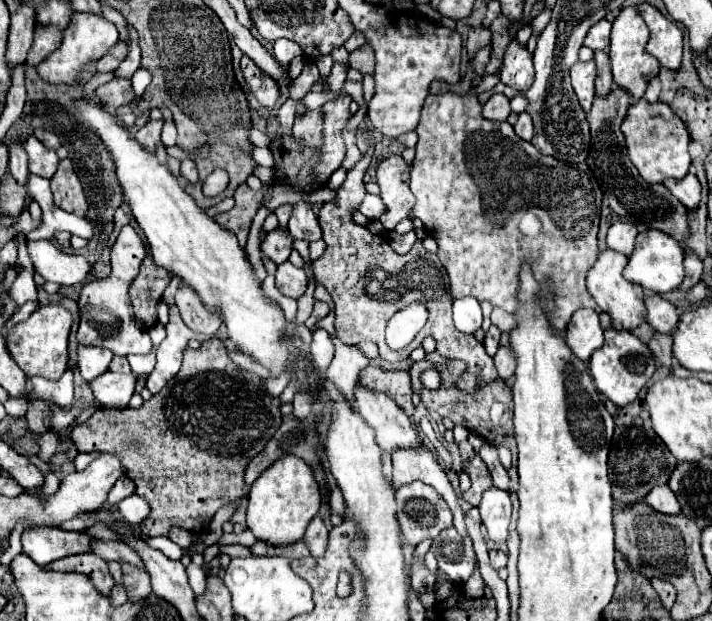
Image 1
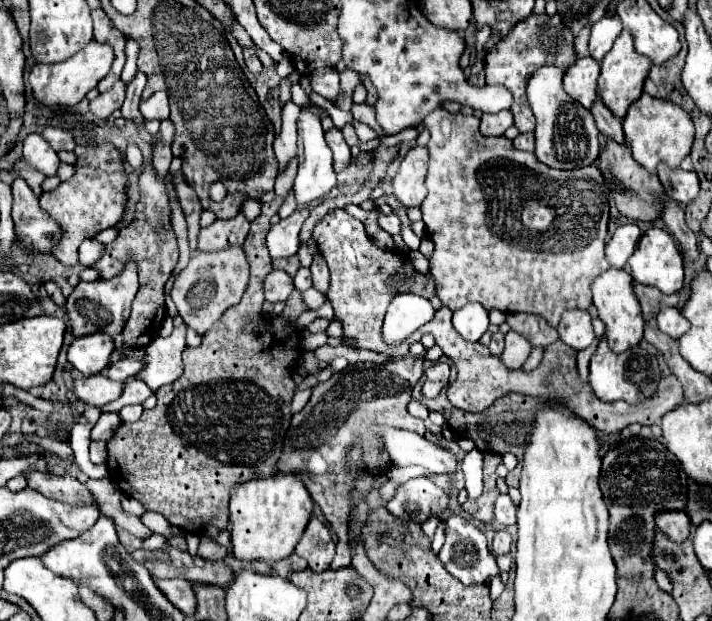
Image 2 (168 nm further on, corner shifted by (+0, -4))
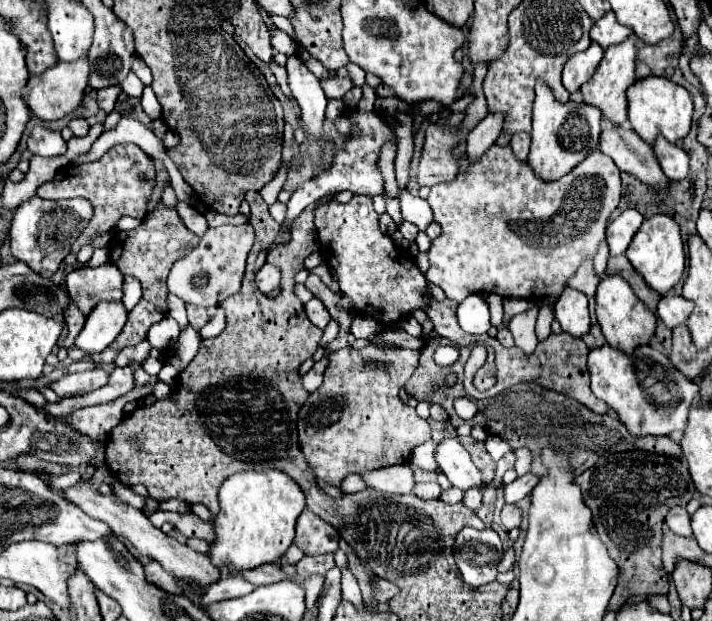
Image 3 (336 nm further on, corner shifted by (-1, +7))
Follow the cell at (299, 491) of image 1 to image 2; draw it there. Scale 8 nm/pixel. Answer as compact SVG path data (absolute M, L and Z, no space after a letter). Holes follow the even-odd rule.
M277 473L265 479L253 479L241 483L231 491L231 549L237 559L253 561L261 559L275 563L293 553L299 543L311 515L313 499L299 473Z

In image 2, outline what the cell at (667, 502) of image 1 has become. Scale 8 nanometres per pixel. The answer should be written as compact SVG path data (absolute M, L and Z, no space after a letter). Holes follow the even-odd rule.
M659 511L655 523L657 529L669 535L673 541L685 541L691 535L691 521L685 511Z

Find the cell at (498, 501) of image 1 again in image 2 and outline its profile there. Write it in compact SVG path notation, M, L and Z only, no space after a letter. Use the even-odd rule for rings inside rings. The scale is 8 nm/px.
M499 495L493 507L493 521L501 523L503 527L513 527L515 525L515 507L511 503L509 495Z

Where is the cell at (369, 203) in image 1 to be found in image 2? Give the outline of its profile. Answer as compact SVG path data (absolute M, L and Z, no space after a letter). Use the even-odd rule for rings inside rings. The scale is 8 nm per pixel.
M379 211L377 223L379 223L379 227L381 227L383 231L387 231L387 233L391 233L391 235L397 235L397 233L401 231L401 221L399 221L399 217L397 217L395 213L383 215L383 213Z

